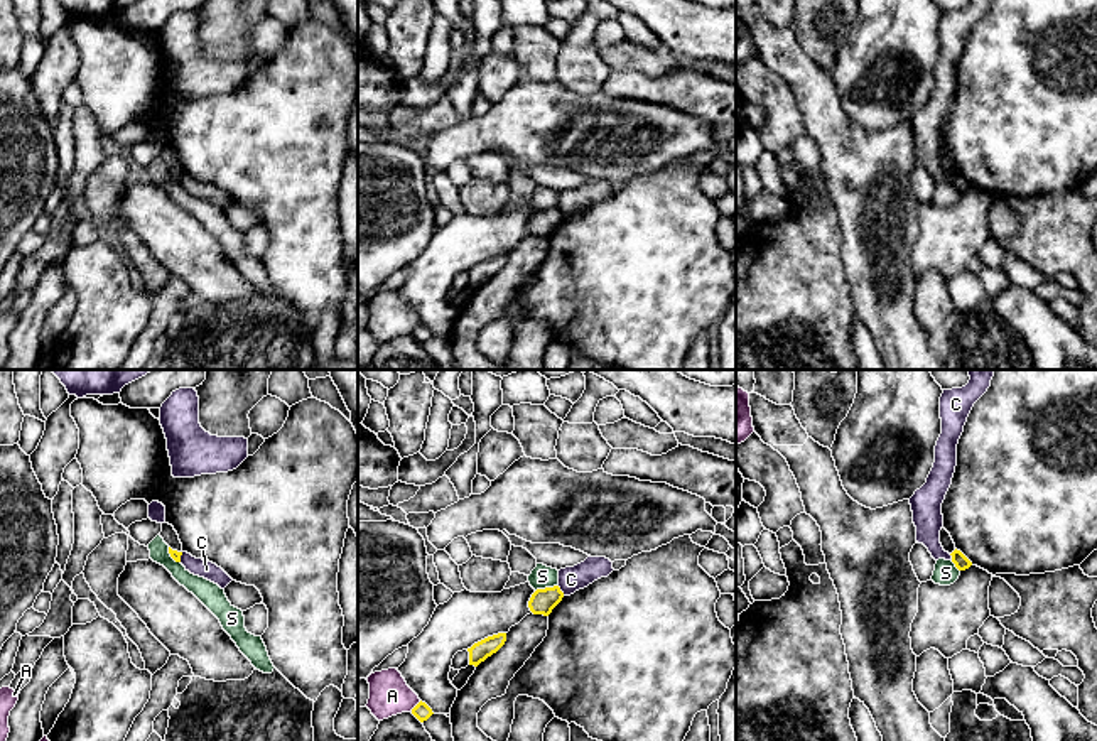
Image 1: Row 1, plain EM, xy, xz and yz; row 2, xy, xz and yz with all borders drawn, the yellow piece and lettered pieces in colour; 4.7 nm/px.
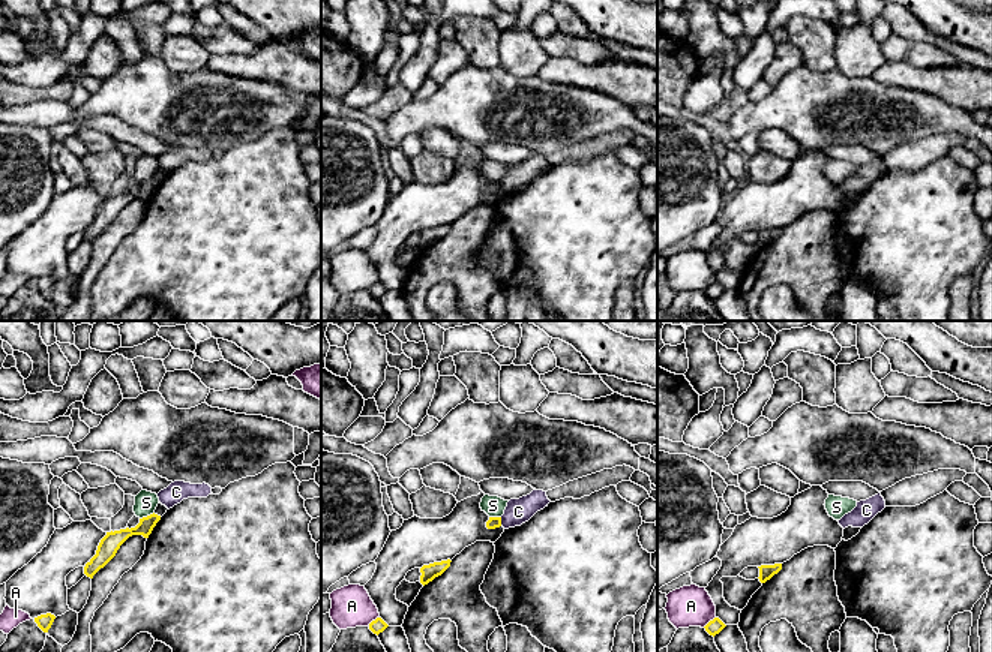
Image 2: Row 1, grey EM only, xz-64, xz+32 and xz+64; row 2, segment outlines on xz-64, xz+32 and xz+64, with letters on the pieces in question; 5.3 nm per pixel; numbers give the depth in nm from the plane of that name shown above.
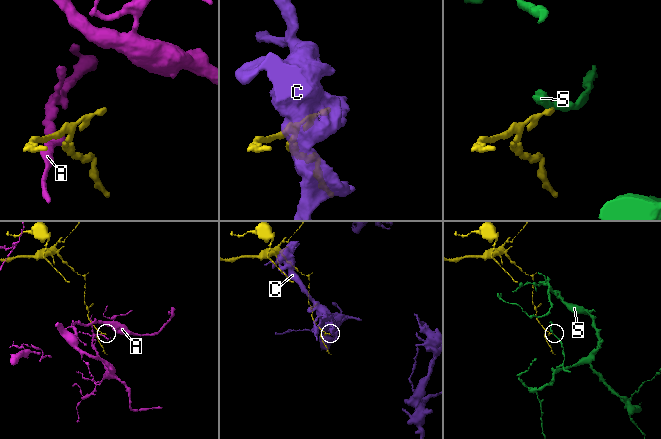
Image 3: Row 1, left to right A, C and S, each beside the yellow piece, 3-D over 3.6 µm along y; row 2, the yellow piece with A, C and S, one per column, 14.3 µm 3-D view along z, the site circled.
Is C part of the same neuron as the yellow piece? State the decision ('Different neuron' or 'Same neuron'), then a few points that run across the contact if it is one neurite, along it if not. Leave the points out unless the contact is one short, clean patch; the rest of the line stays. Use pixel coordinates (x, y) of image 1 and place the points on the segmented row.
Different neuron. Line: xz (557, 586), (564, 594)

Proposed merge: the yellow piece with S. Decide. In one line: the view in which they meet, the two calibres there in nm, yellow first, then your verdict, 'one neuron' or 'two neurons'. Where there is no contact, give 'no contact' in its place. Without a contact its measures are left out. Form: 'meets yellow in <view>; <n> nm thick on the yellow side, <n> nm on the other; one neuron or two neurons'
meets yellow in xz; 120 nm thick on the yellow side, 110 nm on the other; two neurons

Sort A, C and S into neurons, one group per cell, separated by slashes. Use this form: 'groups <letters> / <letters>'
groups A / C / S

